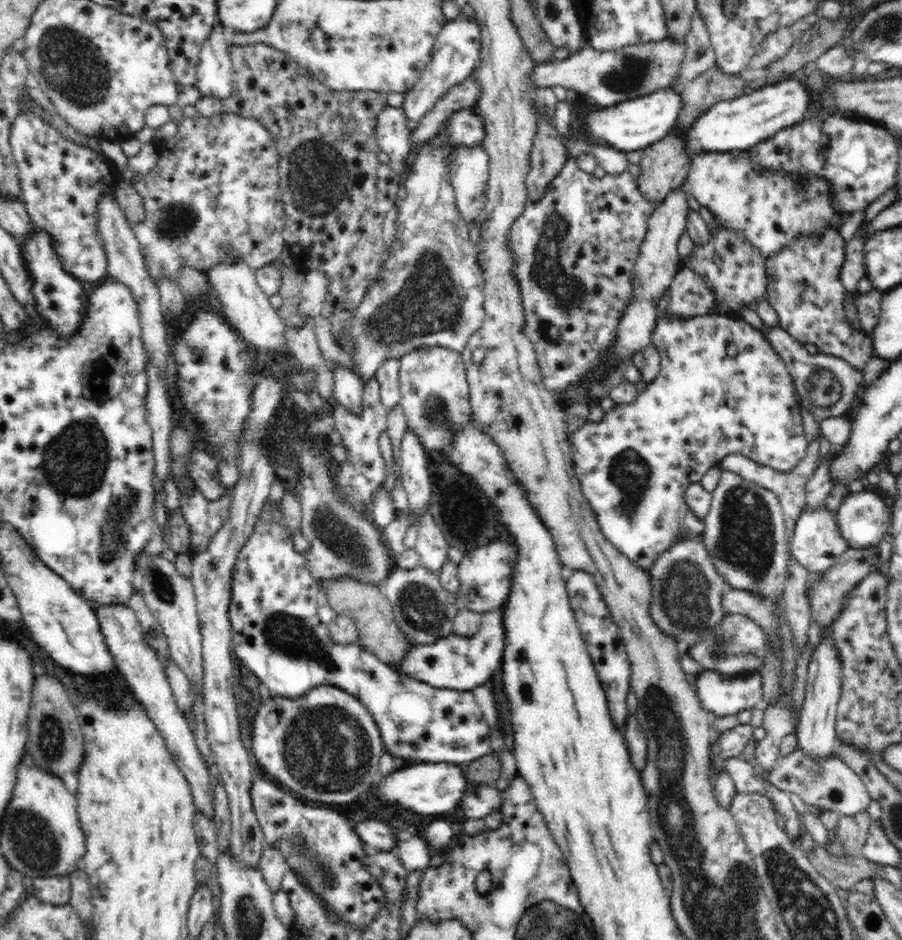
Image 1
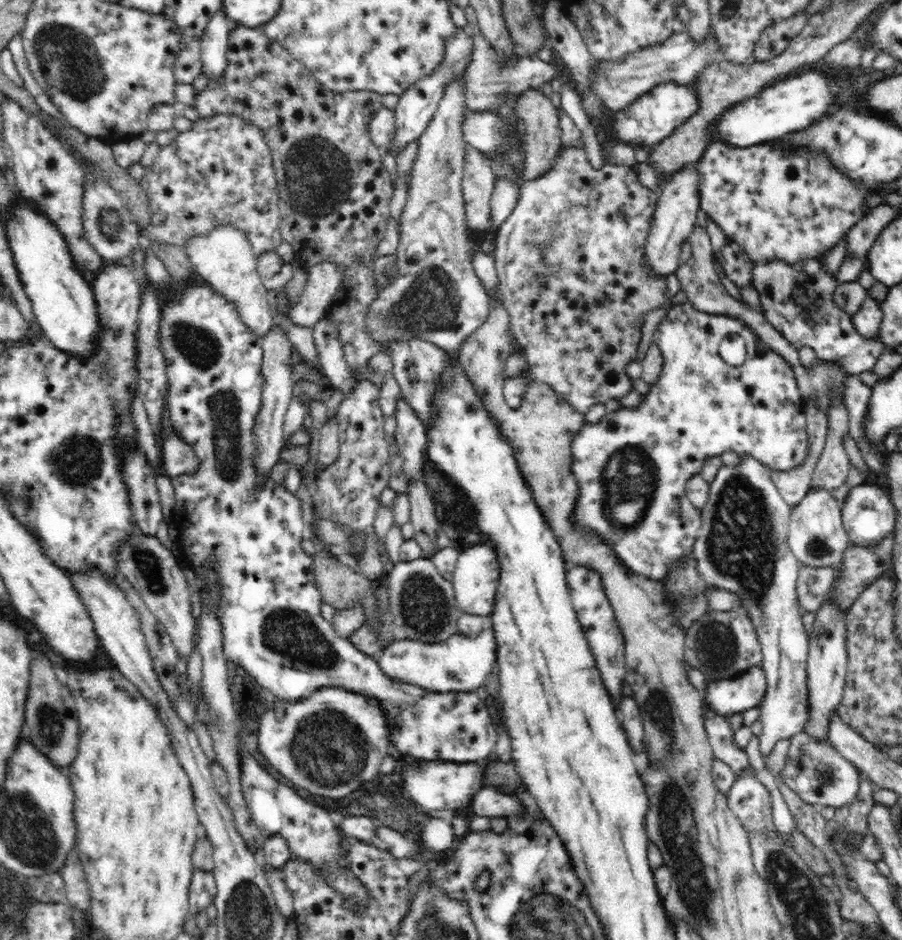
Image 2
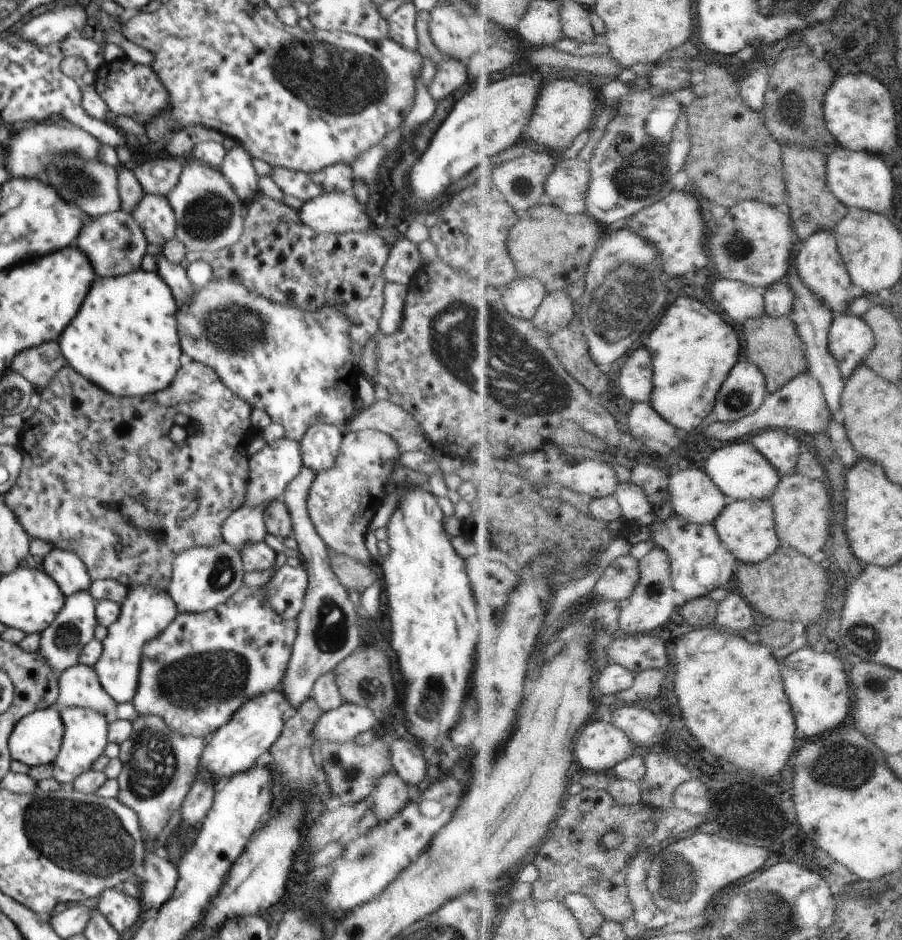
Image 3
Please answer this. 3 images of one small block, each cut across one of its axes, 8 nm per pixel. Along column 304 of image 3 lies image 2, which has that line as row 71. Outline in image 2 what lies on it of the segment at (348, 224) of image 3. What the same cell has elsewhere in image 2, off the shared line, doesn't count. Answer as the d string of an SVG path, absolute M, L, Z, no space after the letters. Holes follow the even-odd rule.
M222 10L210 18L205 28L200 48L201 72L204 72L209 81L220 78L228 64L228 40L236 26L237 23L226 17Z

